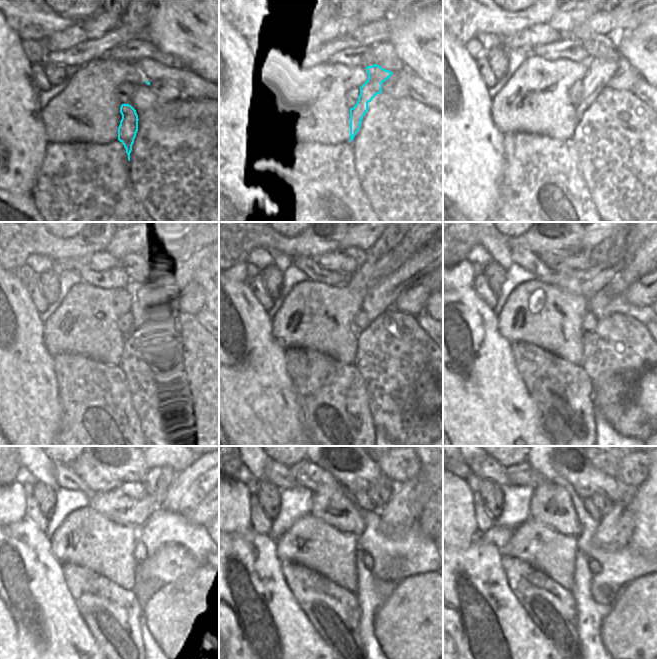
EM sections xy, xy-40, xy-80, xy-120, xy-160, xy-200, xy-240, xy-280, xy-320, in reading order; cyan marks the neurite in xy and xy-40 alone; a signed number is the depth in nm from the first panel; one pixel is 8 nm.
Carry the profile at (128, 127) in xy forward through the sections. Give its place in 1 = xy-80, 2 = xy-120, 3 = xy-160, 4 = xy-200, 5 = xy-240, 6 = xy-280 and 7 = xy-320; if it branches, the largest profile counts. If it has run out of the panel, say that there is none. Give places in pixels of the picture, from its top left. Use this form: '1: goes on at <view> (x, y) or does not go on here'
1: goes on at xy-80 (600, 72)
2: goes on at xy-120 (152, 298)
3: goes on at xy-160 (379, 299)
4: goes on at xy-200 (629, 274)
5: goes on at xy-240 (178, 494)
6: goes on at xy-280 (403, 495)
7: goes on at xy-320 (629, 493)

